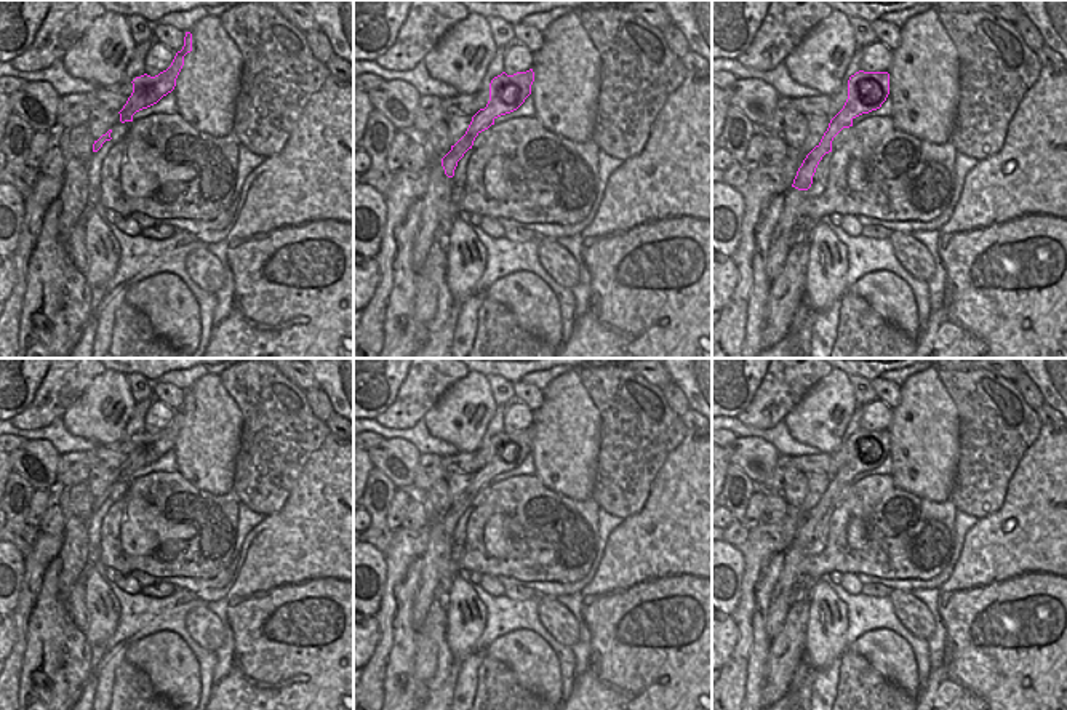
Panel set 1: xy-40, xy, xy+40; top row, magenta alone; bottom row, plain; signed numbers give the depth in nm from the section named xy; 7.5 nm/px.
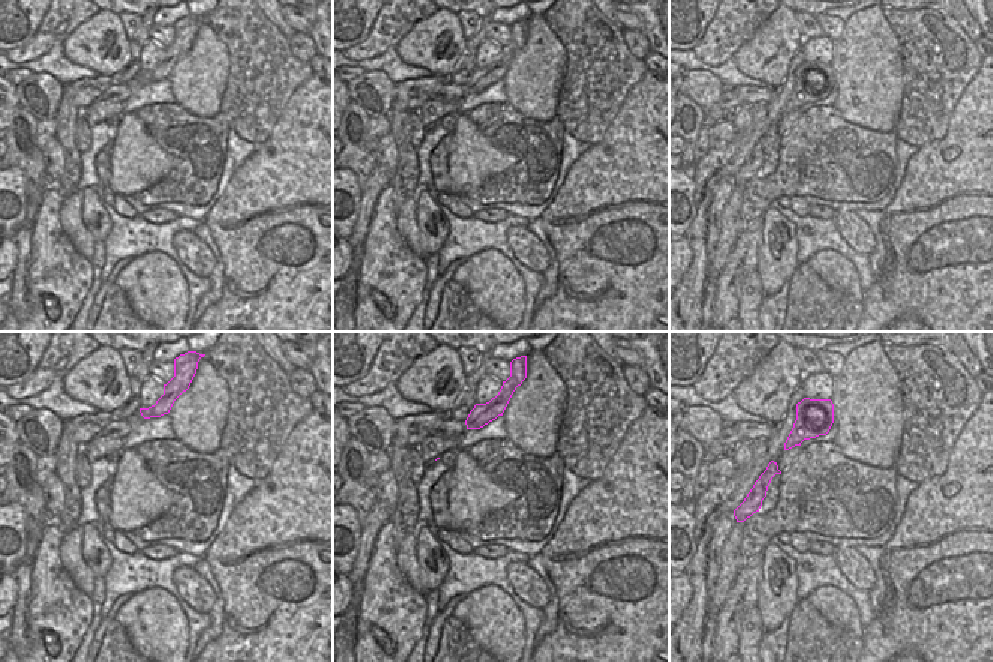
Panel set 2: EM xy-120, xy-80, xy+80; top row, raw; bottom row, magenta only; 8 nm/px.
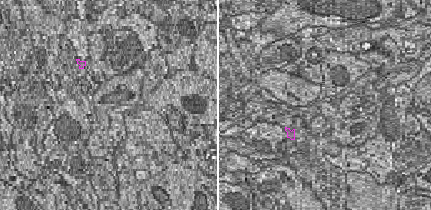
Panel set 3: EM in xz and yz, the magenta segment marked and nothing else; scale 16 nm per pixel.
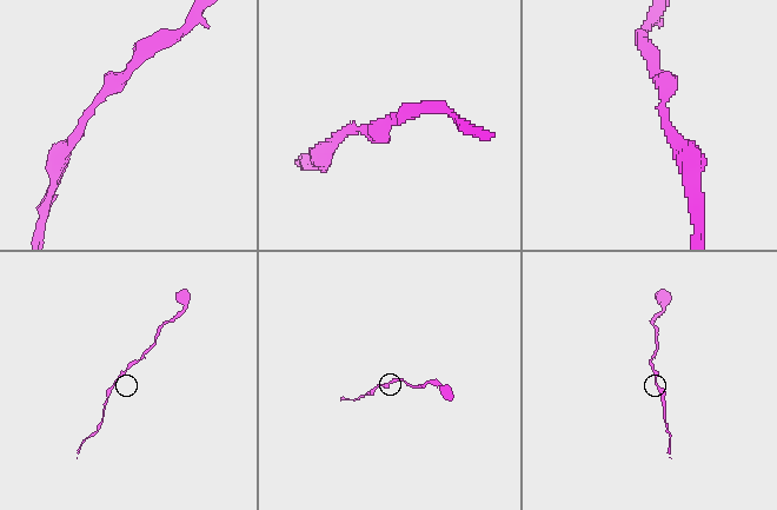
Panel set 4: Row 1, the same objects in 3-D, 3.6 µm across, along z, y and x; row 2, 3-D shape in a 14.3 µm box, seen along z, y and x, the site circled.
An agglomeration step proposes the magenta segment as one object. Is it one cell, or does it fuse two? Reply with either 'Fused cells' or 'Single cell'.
Single cell.

